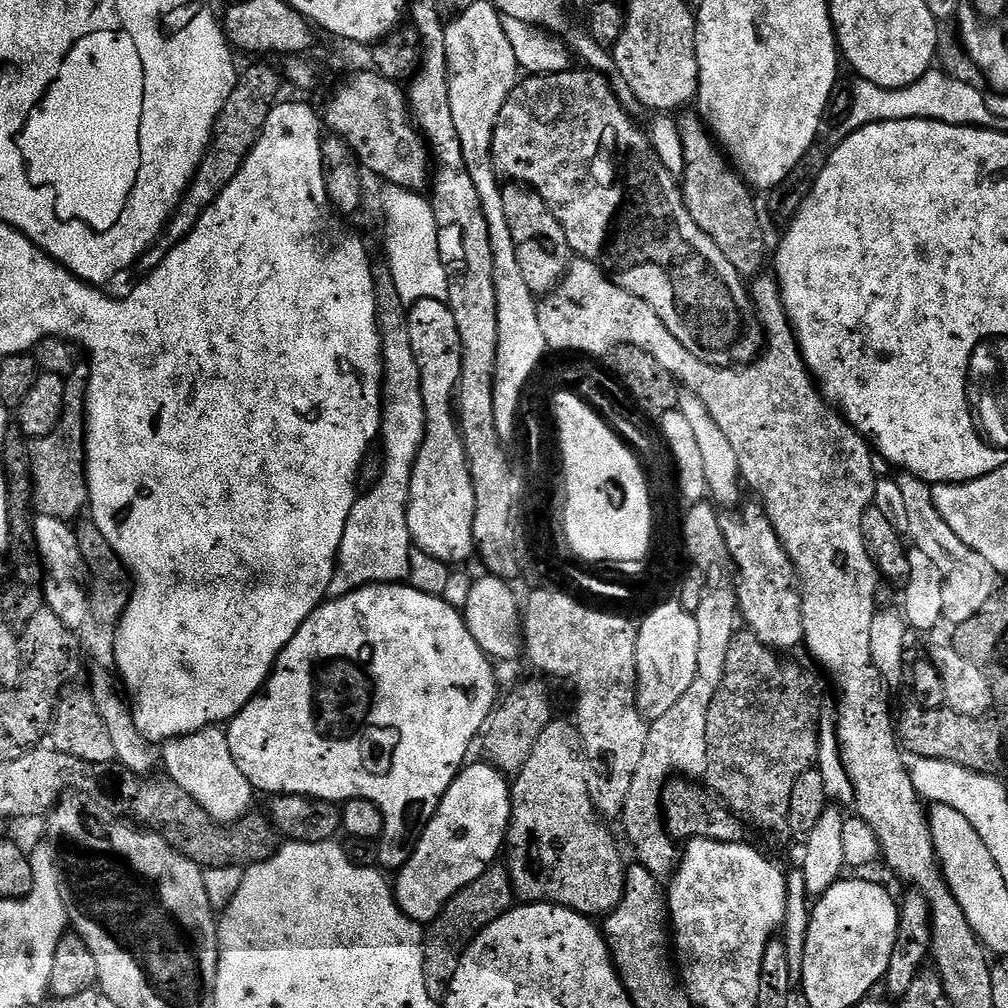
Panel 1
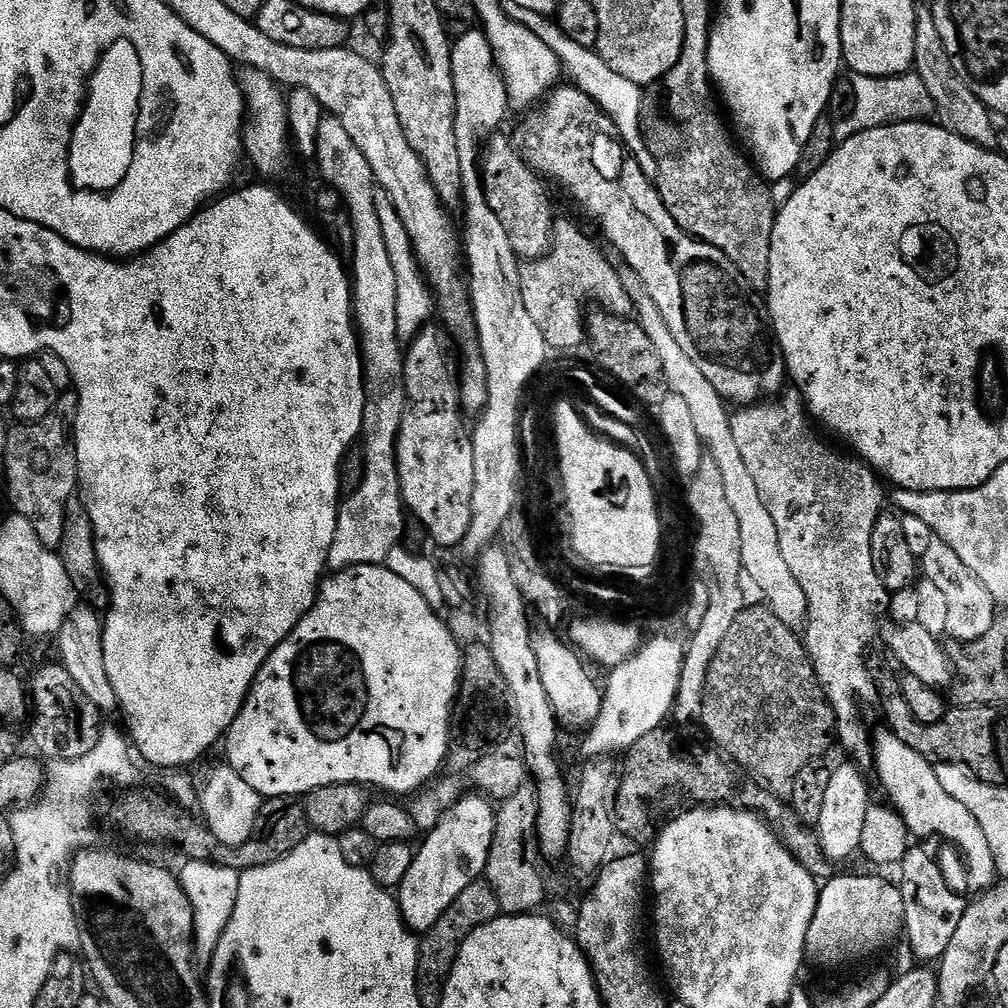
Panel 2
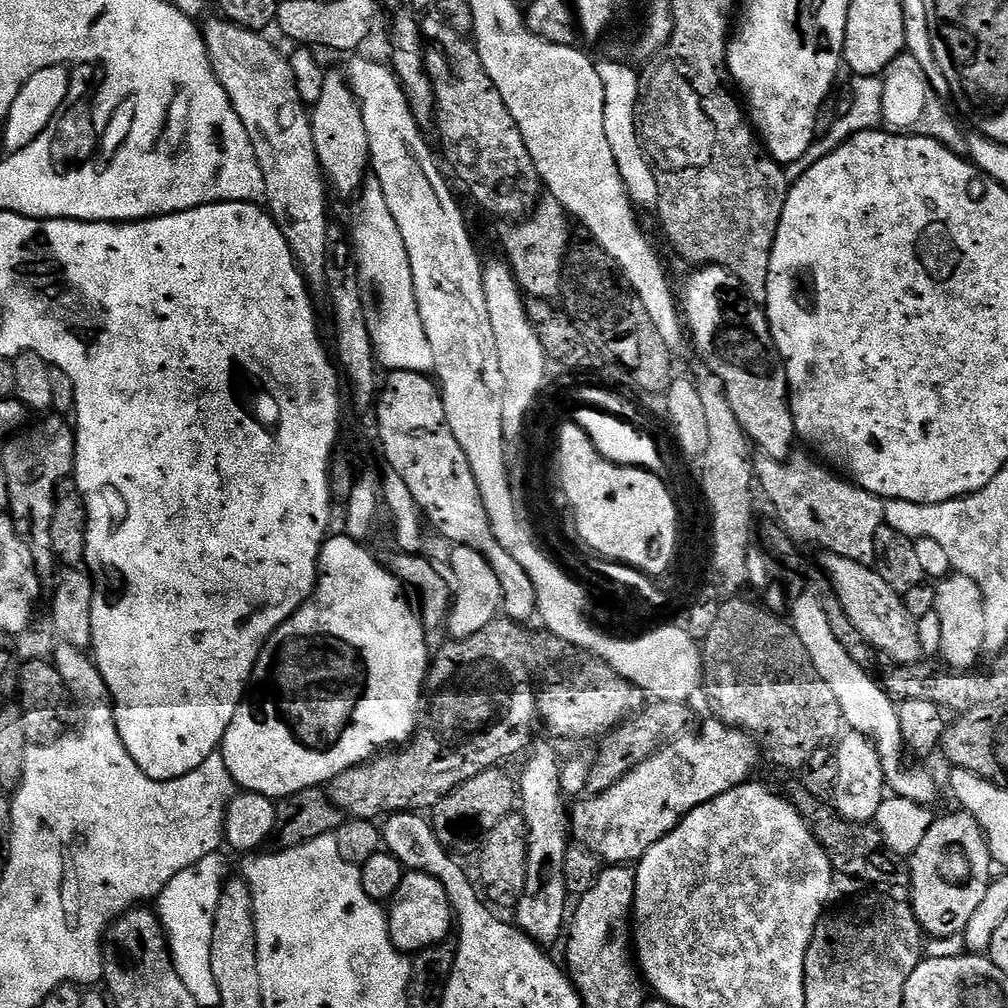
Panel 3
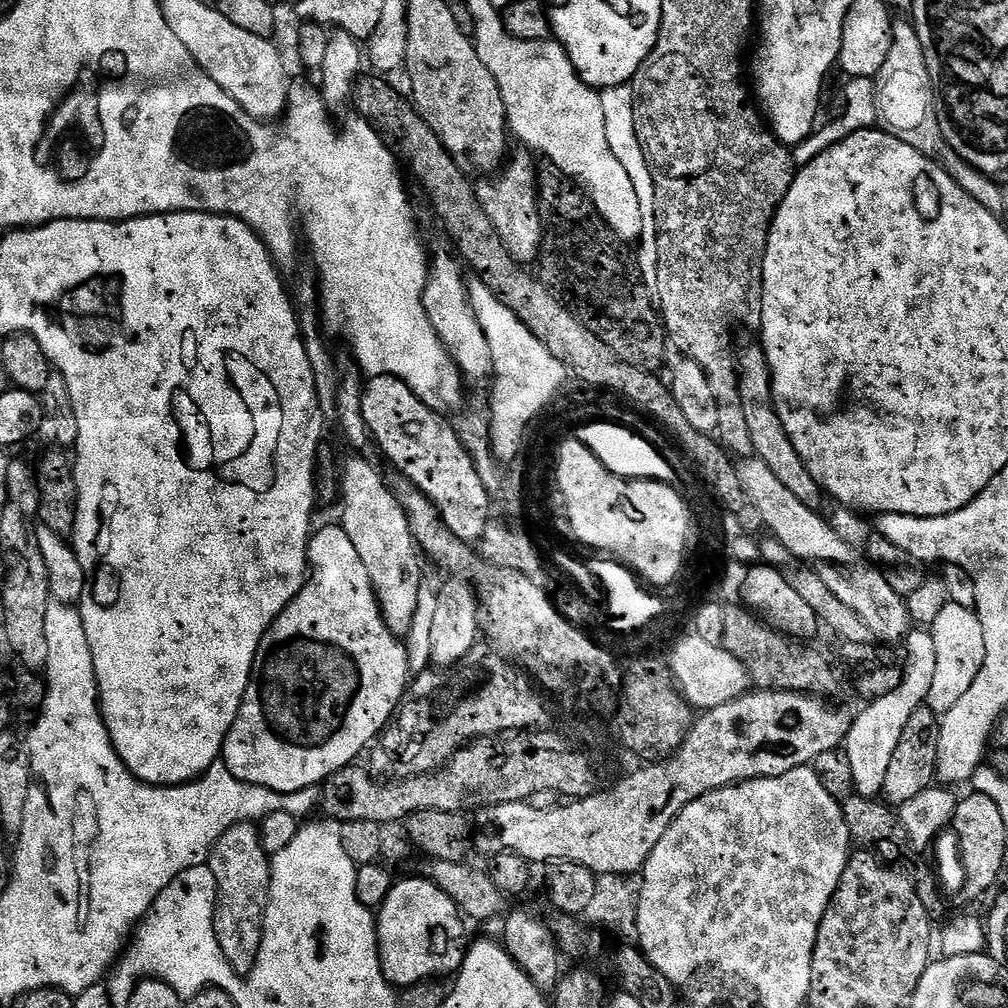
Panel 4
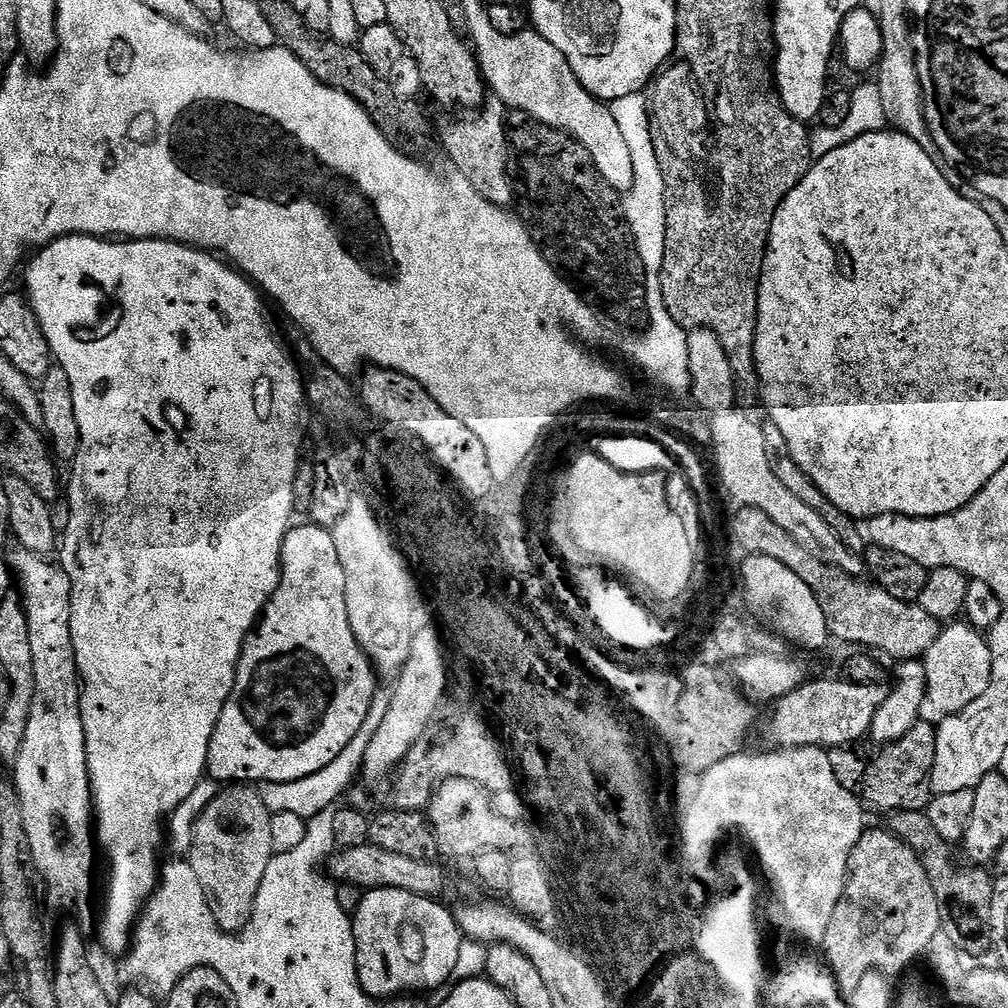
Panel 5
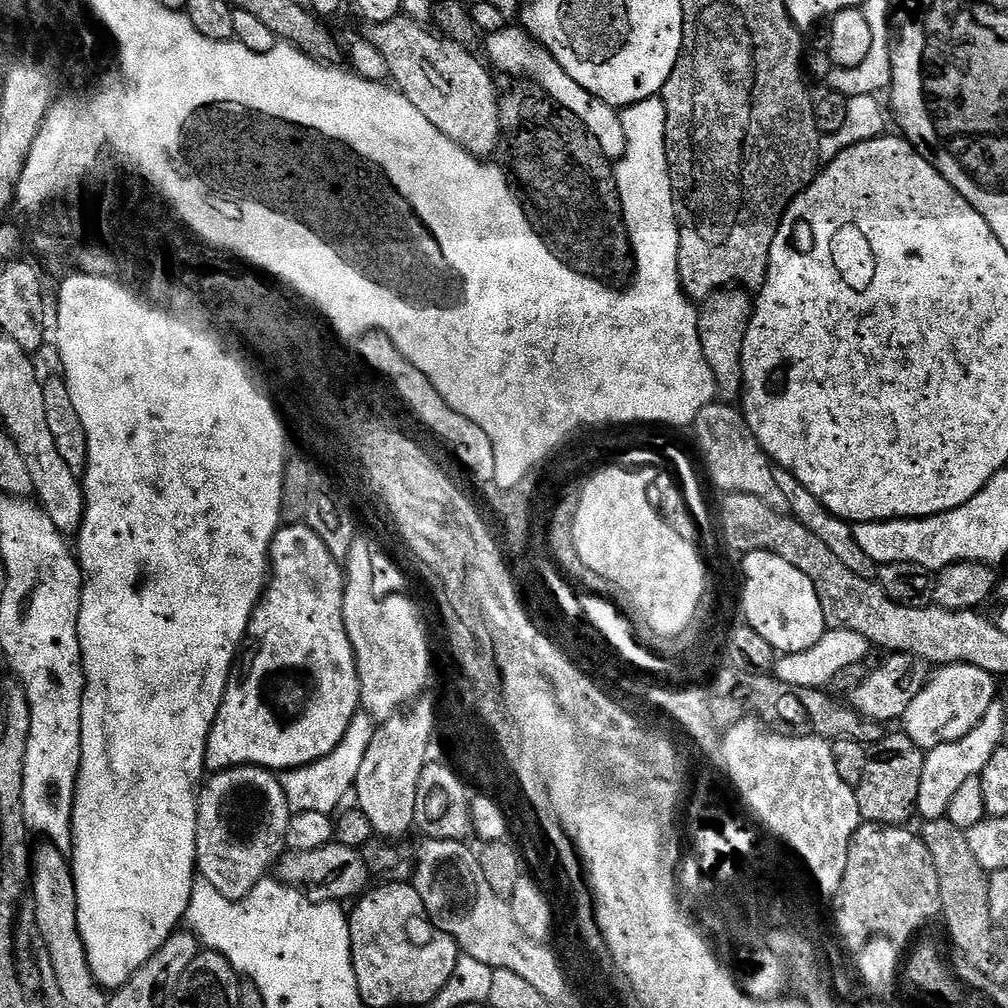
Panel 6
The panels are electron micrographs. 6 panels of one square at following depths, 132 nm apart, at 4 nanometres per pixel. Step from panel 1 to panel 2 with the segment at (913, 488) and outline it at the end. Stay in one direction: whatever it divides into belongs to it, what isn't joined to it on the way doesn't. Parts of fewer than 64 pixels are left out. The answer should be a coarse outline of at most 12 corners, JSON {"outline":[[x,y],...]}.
{"outline":[[935,538],[926,579],[946,594],[946,633],[977,640],[997,600],[962,558]]}

